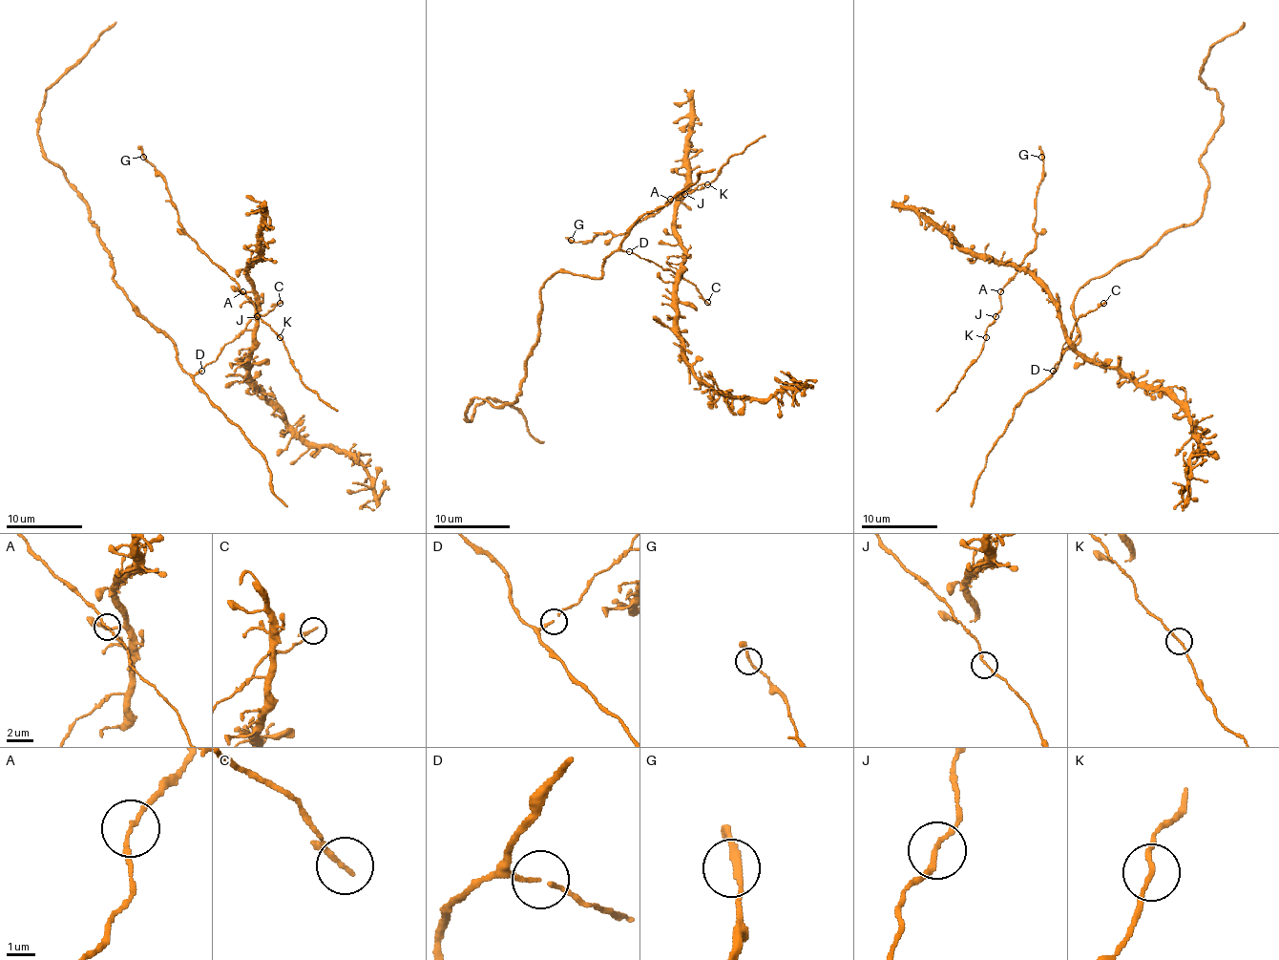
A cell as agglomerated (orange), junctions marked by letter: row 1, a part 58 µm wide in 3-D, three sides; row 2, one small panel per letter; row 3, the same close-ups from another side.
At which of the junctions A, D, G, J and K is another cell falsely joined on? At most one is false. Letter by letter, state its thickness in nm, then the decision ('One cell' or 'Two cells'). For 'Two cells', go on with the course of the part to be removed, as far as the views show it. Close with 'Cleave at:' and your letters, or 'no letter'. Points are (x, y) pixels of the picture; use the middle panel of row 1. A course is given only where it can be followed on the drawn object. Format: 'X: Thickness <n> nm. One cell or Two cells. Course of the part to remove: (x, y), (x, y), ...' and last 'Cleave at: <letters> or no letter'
A: Thickness 120 nm. One cell
D: Thickness 130 nm. One cell
G: Thickness 200 nm. One cell
J: Thickness 150 nm. One cell
K: Thickness 140 nm. One cell
Cleave at: no letter

